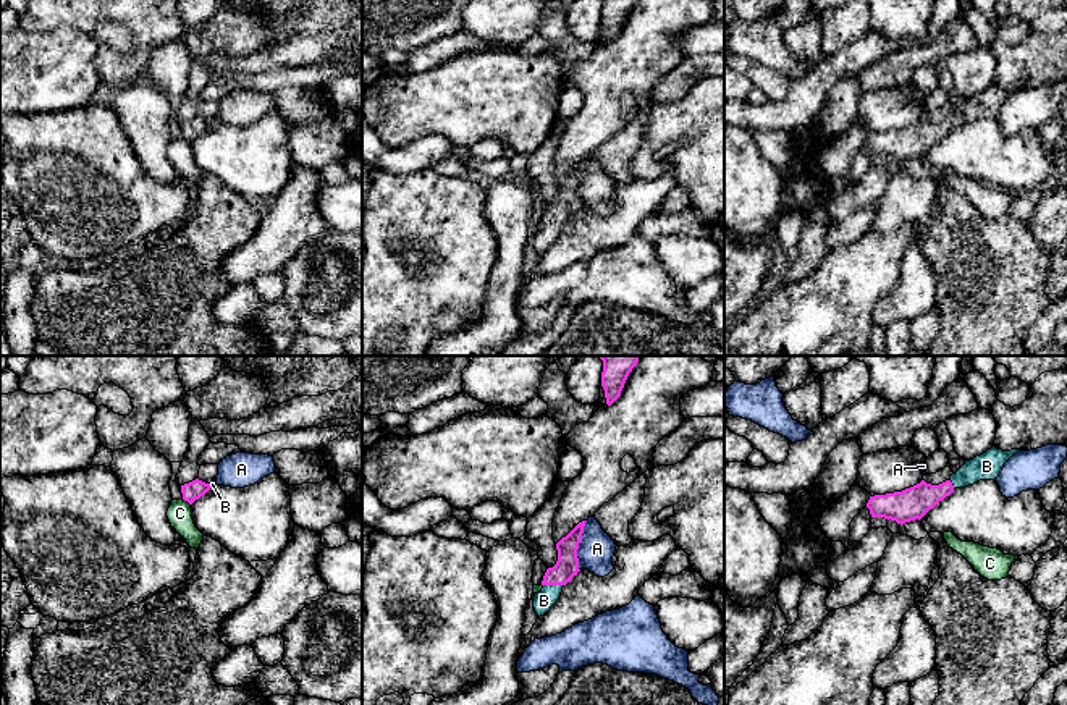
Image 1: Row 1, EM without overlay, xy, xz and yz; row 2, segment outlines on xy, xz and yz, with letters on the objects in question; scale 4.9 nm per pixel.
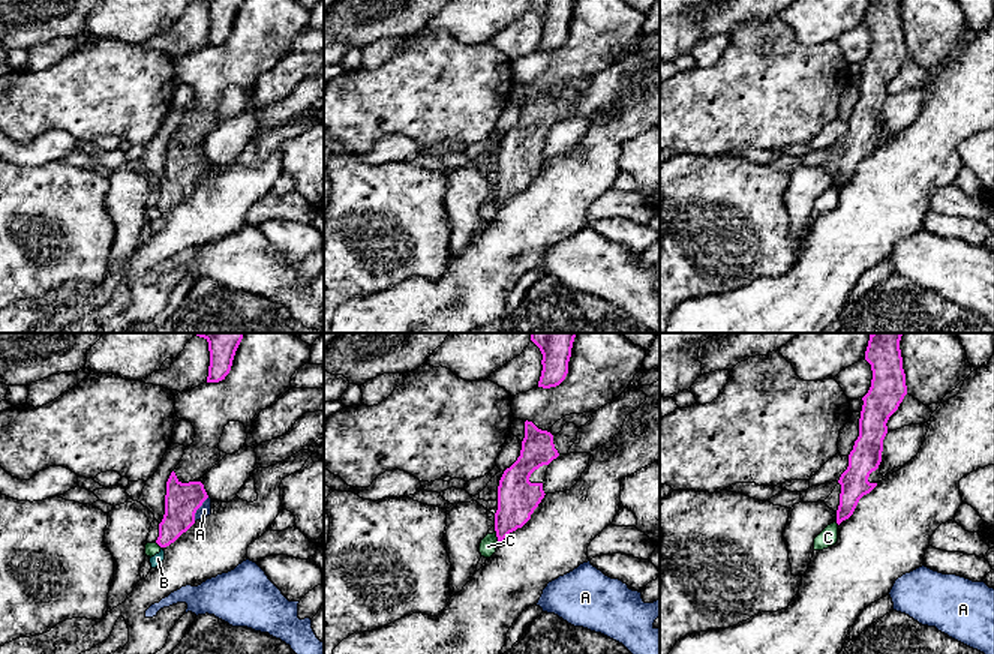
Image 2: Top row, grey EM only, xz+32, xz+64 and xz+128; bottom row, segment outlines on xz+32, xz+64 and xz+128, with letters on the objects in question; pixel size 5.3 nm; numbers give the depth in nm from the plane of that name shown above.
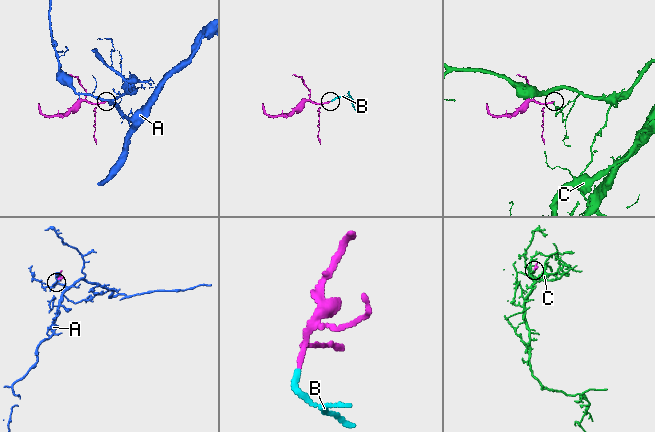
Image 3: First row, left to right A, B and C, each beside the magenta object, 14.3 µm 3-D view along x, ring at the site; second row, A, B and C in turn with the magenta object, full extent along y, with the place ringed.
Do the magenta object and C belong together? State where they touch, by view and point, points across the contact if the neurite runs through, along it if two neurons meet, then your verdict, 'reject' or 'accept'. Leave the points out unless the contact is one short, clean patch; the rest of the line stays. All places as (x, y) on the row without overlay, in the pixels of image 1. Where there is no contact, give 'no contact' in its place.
contact xy (186, 138); border xy (183, 136), (189, 143); reject

